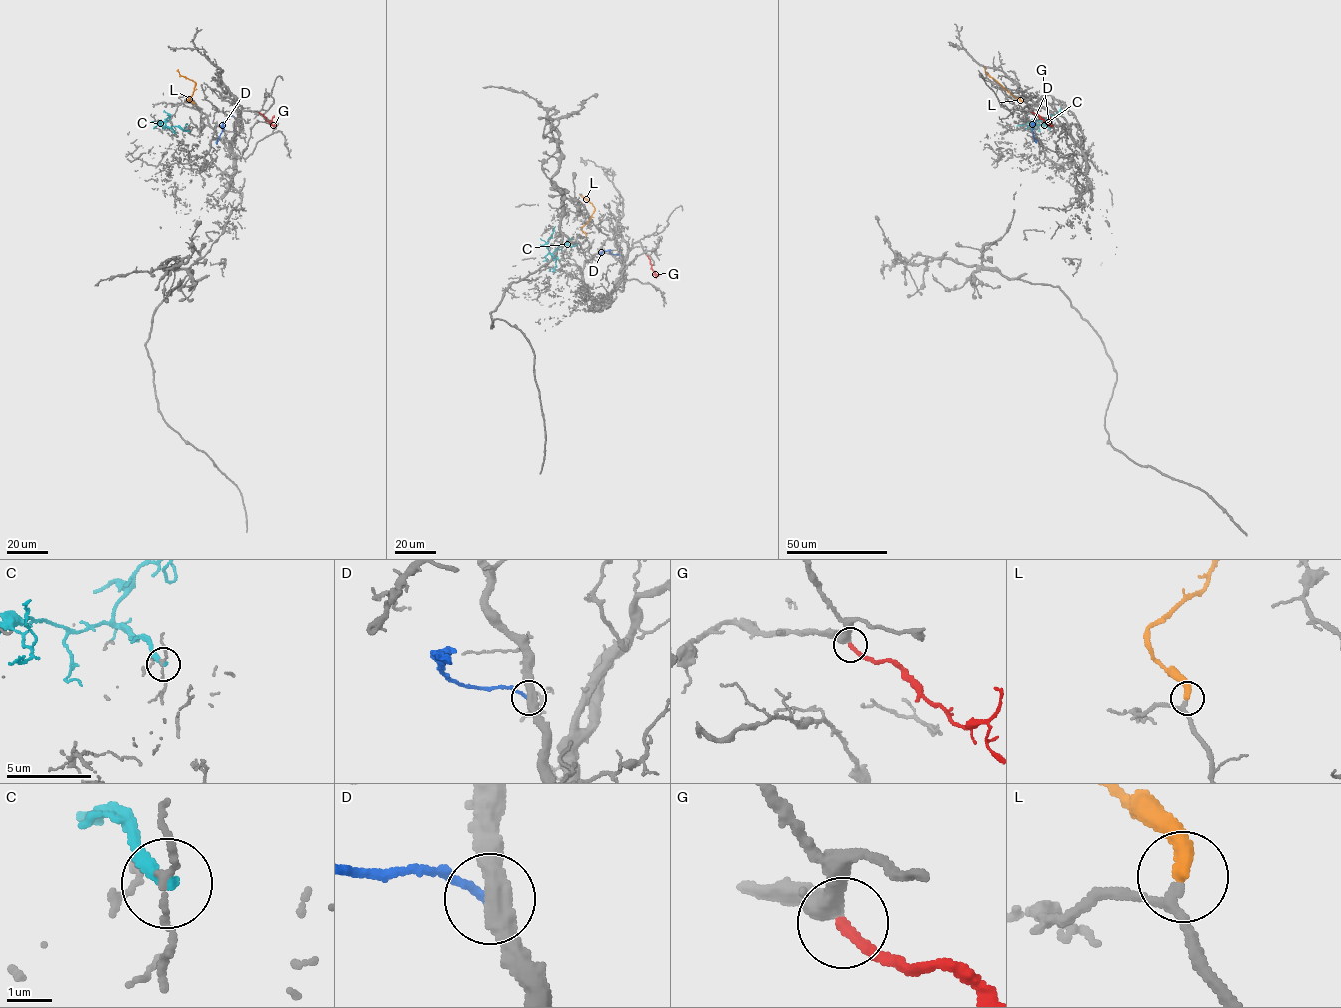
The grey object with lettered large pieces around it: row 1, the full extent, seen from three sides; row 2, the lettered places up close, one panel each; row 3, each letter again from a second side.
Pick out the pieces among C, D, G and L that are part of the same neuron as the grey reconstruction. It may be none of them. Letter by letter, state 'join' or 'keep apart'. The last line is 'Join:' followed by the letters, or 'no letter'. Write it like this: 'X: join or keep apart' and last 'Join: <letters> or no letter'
C: keep apart
D: keep apart
G: join
L: join
Join: G, L

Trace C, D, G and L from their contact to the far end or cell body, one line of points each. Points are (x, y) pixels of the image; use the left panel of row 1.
C: (174, 131), (162, 121), (159, 124), (165, 129)
D: (232, 115), (224, 121), (216, 144)
G: (259, 112), (274, 124)
L: (194, 103), (188, 100), (195, 82), (182, 76), (177, 69)

